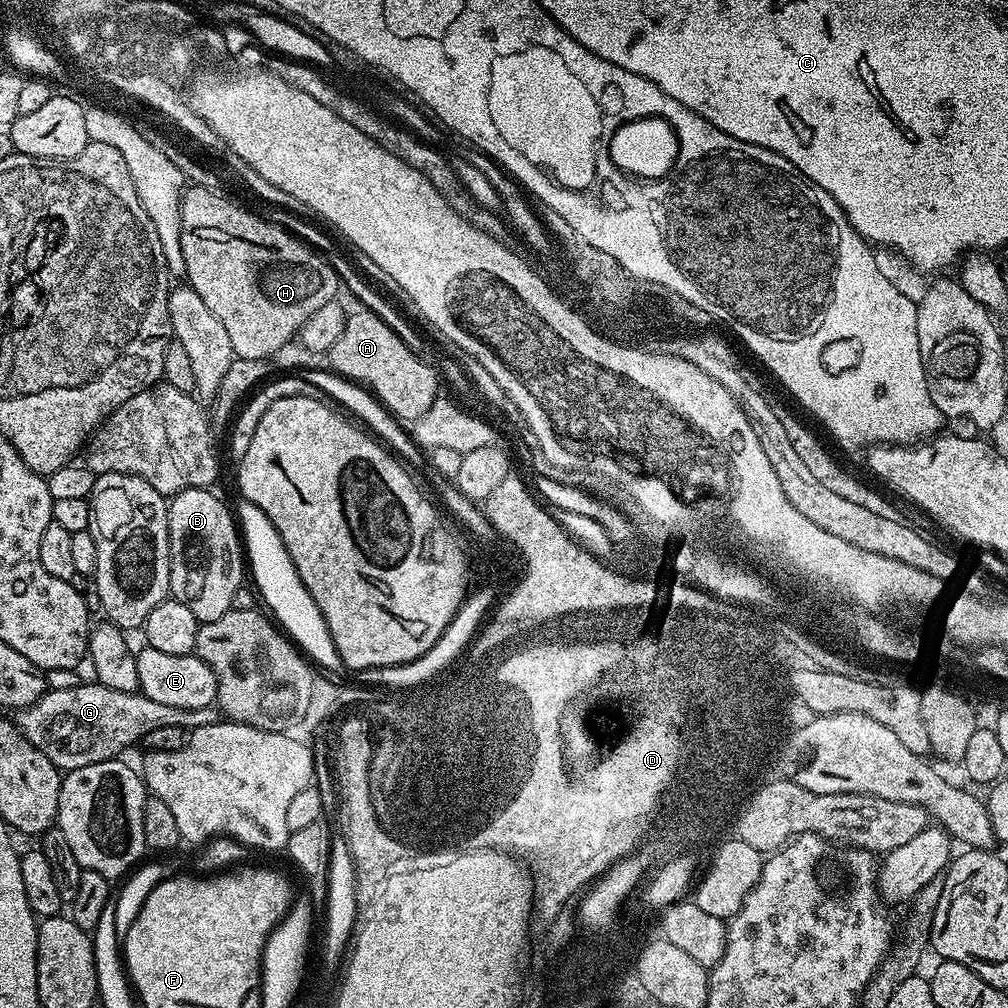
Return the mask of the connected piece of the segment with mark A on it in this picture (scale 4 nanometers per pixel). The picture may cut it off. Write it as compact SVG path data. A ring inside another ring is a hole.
M367 310L359 311L345 319L342 334L338 334L338 342L334 342L326 360L332 363L337 377L352 380L368 389L400 422L422 419L441 395L442 380L437 369L412 353L382 318Z

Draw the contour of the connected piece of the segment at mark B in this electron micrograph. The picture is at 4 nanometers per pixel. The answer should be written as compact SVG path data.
M187 488L168 500L170 596L182 602L201 624L231 610L238 588L246 584L246 553L237 517L206 488Z

